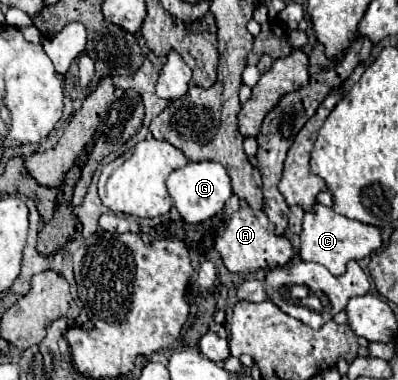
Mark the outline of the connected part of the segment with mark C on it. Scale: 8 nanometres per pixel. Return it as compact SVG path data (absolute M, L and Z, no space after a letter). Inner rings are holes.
M315 203L315 207L305 213L303 219L303 231L301 231L301 247L299 255L303 261L313 261L325 265L335 277L345 273L347 261L363 259L377 251L381 247L381 231L373 225L365 225L353 219L347 219L345 215L335 213L331 207L325 207L321 203Z

